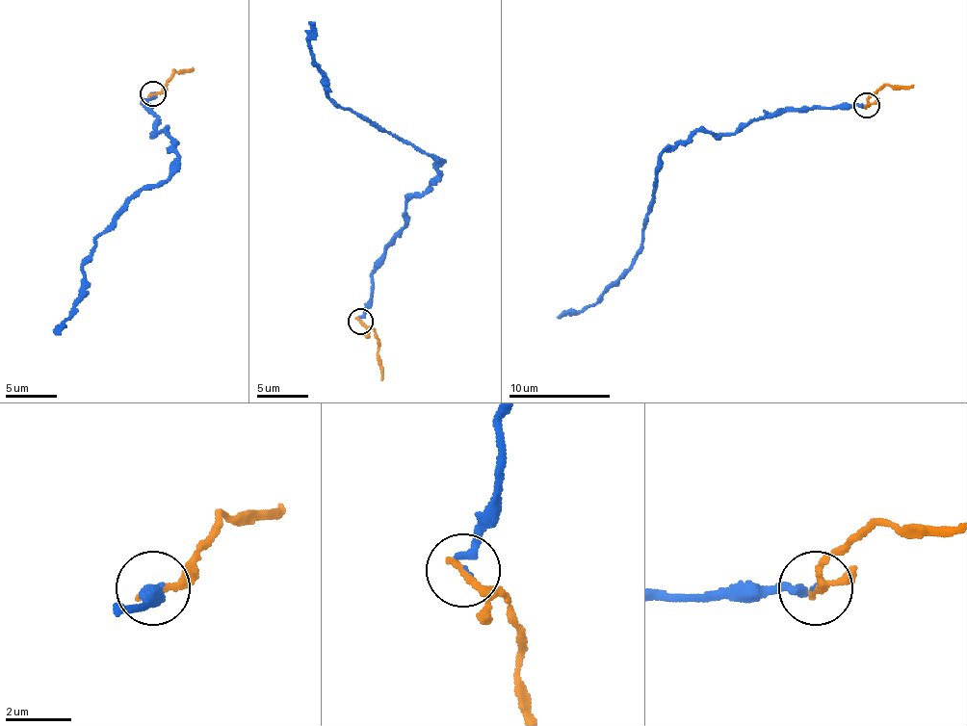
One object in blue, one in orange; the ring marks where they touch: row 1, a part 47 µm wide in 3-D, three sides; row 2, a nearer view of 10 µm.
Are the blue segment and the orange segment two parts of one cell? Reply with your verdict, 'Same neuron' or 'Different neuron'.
Different neuron

